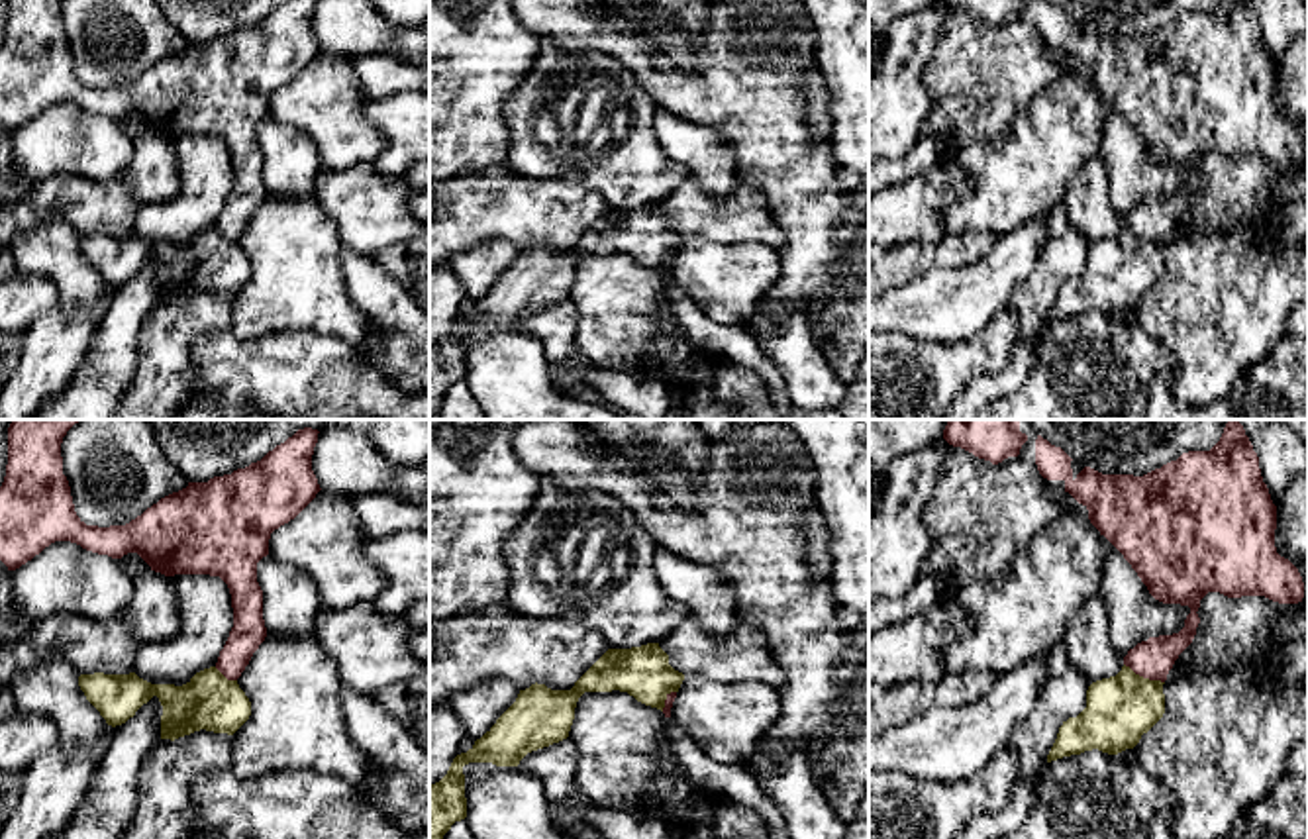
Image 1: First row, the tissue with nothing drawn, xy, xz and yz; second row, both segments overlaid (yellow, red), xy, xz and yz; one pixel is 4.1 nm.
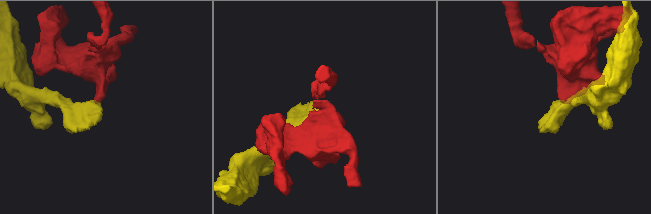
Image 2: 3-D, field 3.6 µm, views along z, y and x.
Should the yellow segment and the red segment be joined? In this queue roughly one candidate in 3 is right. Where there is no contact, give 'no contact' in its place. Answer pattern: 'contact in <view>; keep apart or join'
contact in yz; keep apart

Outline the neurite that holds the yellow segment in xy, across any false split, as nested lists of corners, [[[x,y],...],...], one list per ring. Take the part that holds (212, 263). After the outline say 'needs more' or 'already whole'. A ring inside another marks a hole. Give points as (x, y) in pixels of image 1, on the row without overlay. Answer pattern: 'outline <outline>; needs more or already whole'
outline [[[216,227],[196,233],[186,245],[151,245],[129,235],[80,235],[78,247],[86,261],[100,272],[108,286],[116,288],[126,284],[135,272],[147,265],[153,257],[163,267],[161,276],[161,300],[178,300],[194,292],[206,290],[214,294],[233,296],[251,276],[251,263],[239,249],[237,241],[227,241]]]; already whole

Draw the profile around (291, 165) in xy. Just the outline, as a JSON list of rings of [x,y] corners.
[[[267,116],[257,123],[267,196],[300,198],[314,190],[322,171],[314,141],[300,129]]]

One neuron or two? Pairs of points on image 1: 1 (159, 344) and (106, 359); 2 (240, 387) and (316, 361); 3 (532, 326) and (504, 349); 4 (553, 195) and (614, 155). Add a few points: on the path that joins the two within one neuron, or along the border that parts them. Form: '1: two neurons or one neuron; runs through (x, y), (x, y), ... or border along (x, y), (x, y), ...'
1: two neurons; border along (153, 308), (138, 334), (136, 373), (120, 394)
2: one neuron; runs through (259, 375), (297, 375)
3: two neurons; border along (518, 326), (540, 344), (550, 363)
4: two neurons; border along (530, 179), (577, 179), (593, 189), (610, 208)

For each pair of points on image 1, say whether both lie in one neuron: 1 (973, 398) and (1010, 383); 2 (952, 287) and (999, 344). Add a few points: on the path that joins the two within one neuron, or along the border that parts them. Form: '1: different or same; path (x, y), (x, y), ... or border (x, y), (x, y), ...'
1: same; path (983, 391), (1001, 385)
2: different; border (1006, 304), (971, 336), (942, 342)

